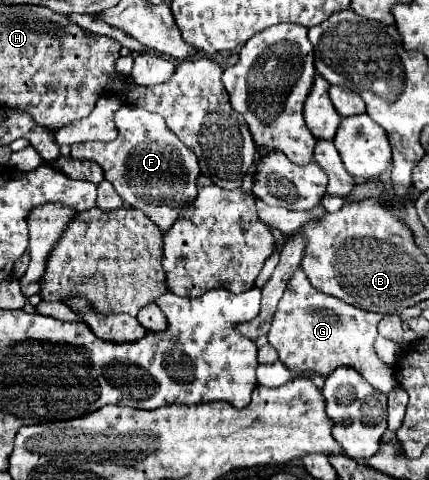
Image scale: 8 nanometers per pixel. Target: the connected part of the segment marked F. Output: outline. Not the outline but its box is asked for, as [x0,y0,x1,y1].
[71,106,197,232]

